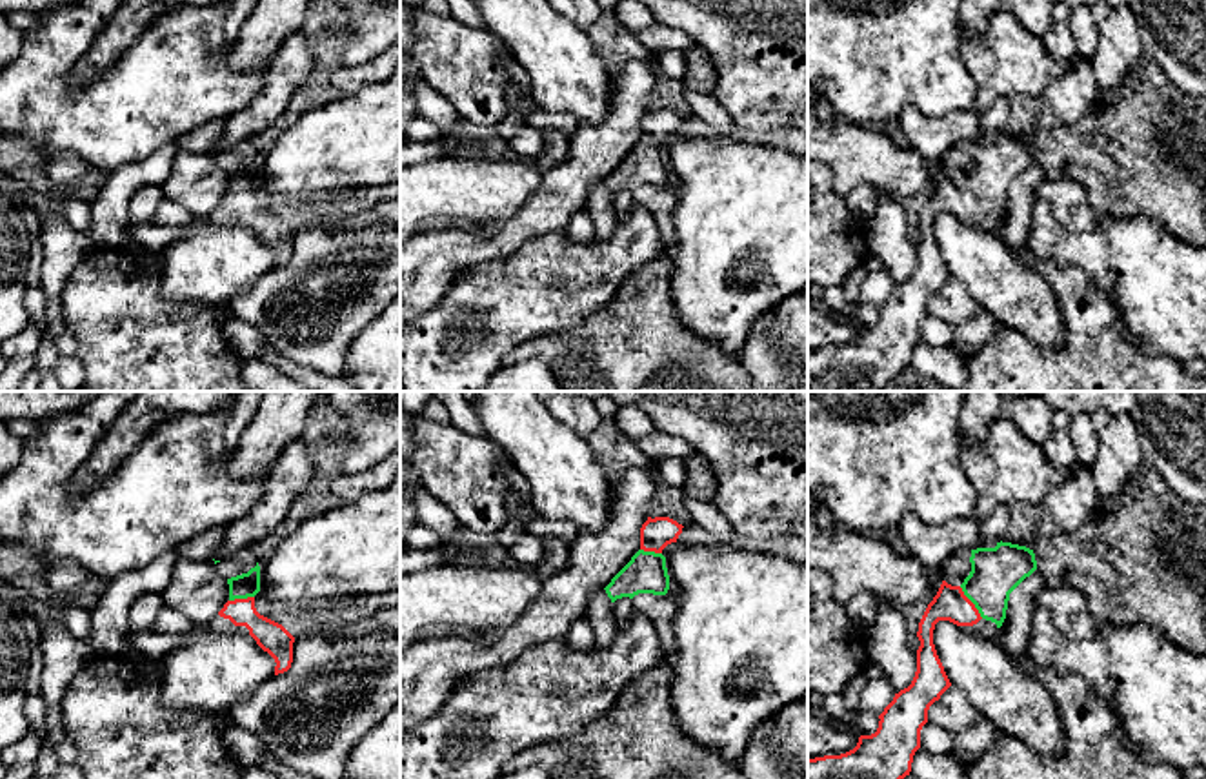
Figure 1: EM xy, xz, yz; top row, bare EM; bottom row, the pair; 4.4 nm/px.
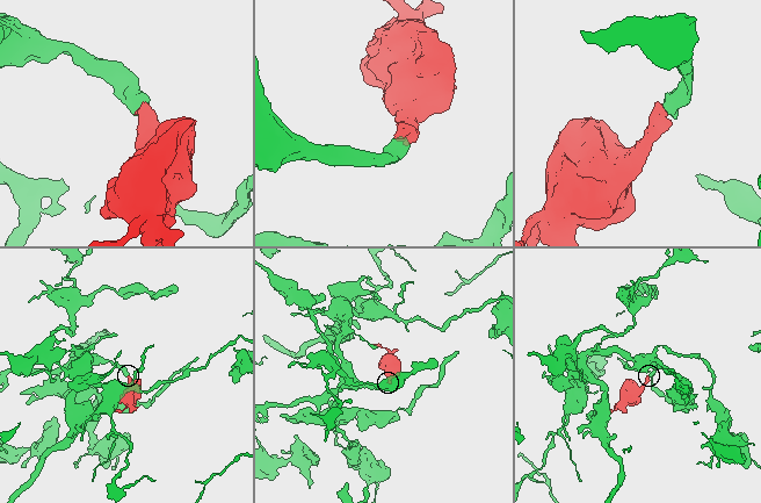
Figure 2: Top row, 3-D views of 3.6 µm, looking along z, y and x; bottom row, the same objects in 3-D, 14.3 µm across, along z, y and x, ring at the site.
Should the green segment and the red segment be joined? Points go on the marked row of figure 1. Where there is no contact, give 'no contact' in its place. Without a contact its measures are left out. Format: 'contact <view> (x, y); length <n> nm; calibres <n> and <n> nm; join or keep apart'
contact yz (972, 601); length 180 nm; calibres 220 and 150 nm; join

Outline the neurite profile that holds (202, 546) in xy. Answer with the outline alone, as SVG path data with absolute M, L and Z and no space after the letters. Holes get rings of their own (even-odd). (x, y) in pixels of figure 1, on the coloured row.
M226 526L211 528L182 544L176 546L180 559L200 559L209 561L215 555L220 539L224 537Z

